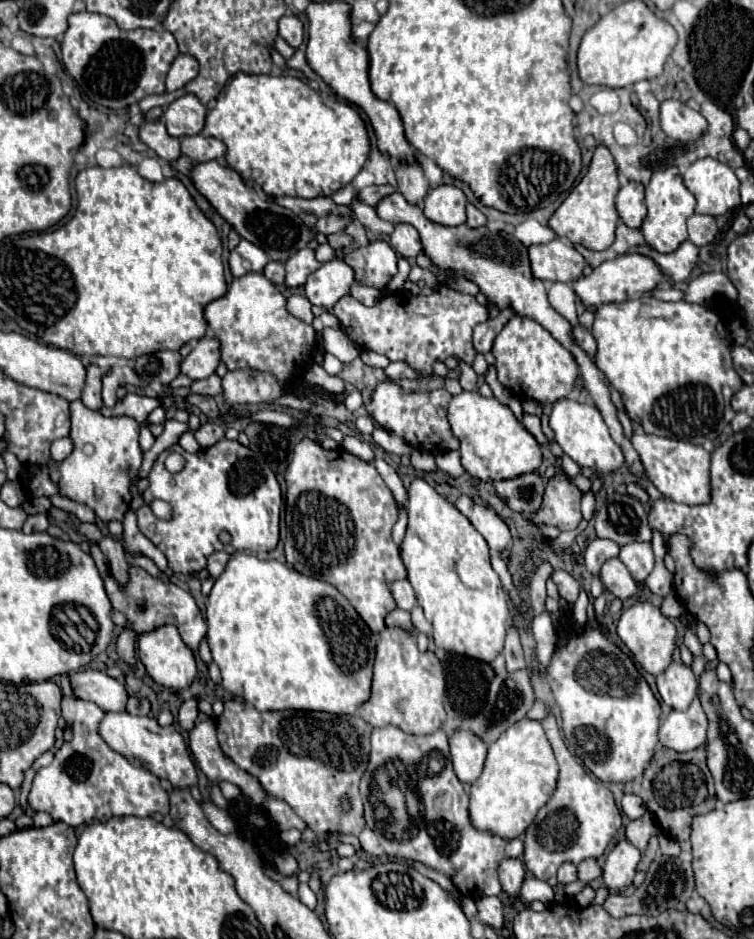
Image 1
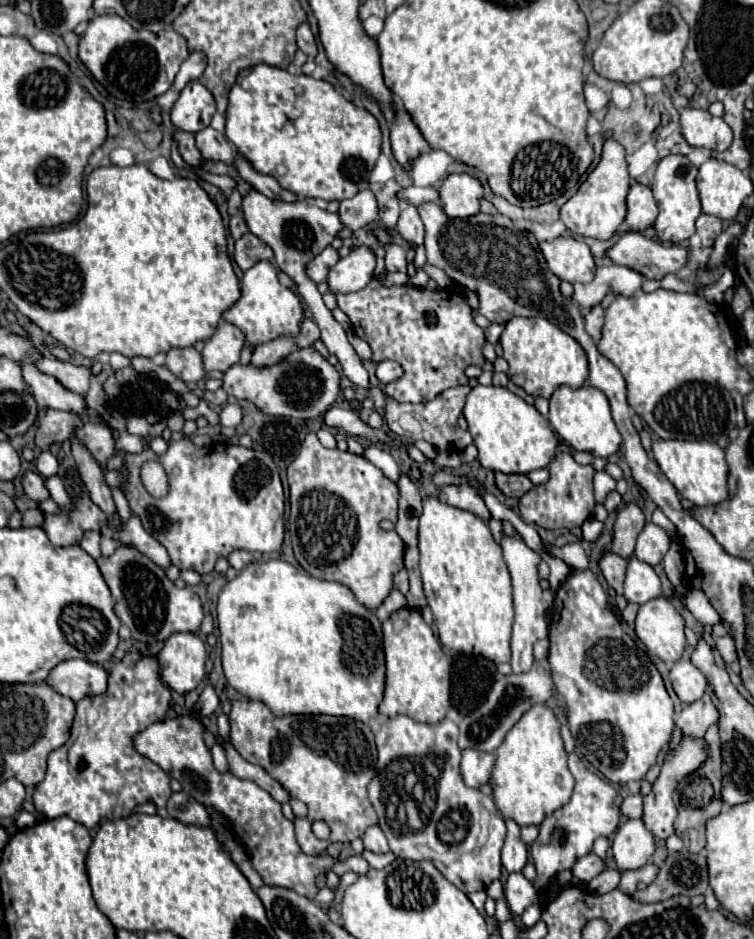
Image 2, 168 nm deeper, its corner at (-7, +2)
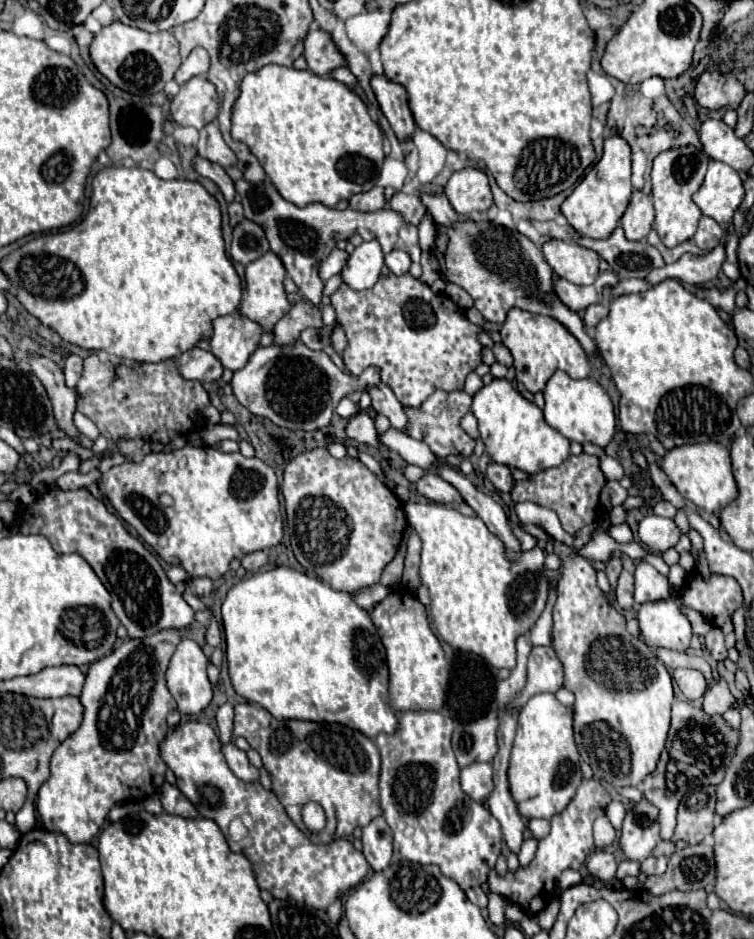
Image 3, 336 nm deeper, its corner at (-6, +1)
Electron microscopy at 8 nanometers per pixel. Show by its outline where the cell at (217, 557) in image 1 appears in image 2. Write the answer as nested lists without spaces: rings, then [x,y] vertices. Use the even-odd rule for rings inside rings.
[[[232,551],[232,553],[228,555],[228,563],[230,563],[230,567],[234,567],[236,571],[240,571],[242,567],[246,567],[250,561],[252,561],[252,555],[250,555],[248,551]]]

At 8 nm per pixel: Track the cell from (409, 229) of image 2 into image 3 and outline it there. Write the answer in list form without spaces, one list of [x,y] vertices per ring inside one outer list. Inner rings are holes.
[[[395,192],[393,198],[389,200],[389,206],[391,206],[395,212],[403,214],[403,218],[405,218],[407,222],[415,224],[415,226],[421,222],[423,214],[427,212],[427,208],[423,208],[423,202],[419,200],[419,196],[415,196],[415,194],[405,194],[405,192]]]

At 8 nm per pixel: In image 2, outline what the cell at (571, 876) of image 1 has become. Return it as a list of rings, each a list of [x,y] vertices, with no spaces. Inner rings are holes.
[[[588,853],[584,857],[580,857],[574,867],[572,867],[572,875],[574,879],[582,881],[582,883],[588,883],[592,877],[596,877],[600,871],[604,871],[604,863],[594,855],[594,853]]]

